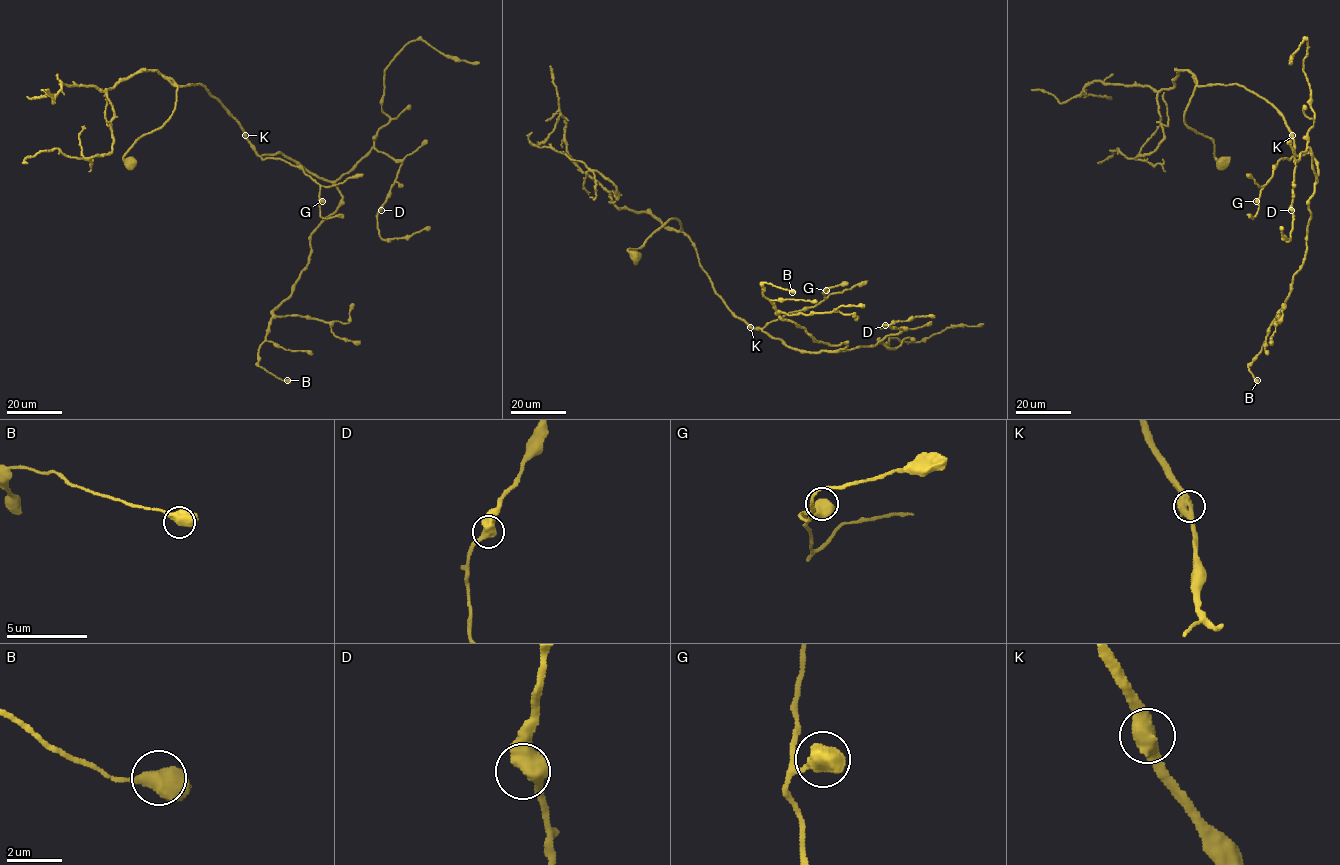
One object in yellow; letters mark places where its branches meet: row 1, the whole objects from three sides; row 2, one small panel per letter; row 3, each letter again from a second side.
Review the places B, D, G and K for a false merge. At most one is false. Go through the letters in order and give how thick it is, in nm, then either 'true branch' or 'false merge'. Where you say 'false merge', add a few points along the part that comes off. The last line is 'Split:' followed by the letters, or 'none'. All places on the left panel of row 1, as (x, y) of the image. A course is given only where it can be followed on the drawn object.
B: 550 nm thick; true branch
D: 600 nm thick; true branch
G: 500 nm thick; true branch
K: 550 nm thick; true branch
Split: none

